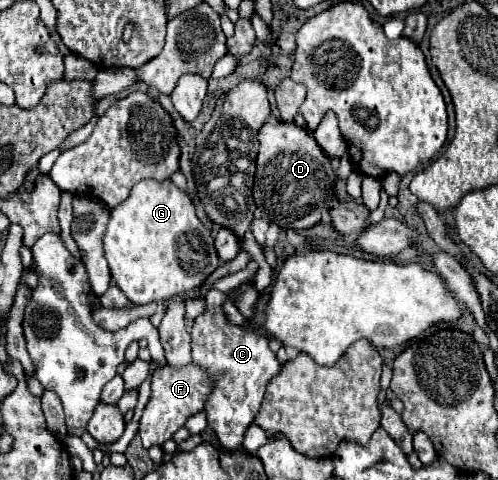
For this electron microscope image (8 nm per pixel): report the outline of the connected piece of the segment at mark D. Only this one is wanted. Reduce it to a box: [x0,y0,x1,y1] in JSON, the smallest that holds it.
[253,121,335,229]

